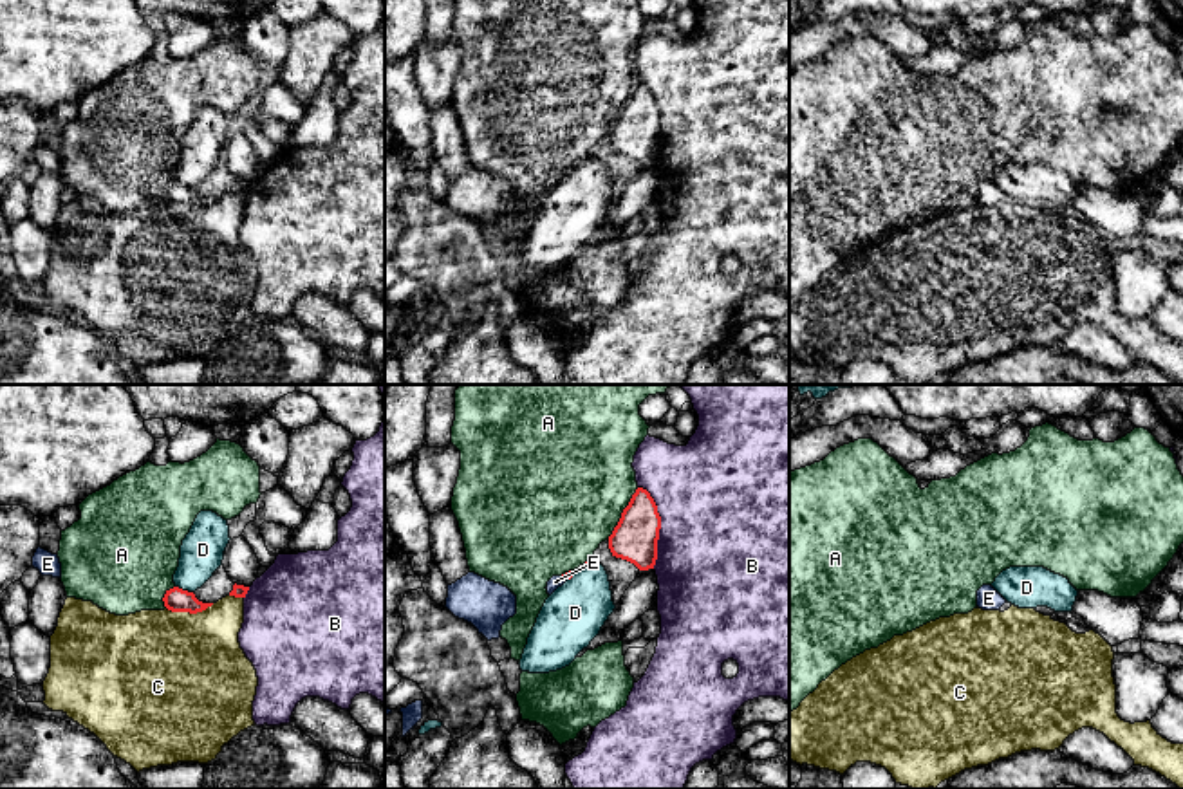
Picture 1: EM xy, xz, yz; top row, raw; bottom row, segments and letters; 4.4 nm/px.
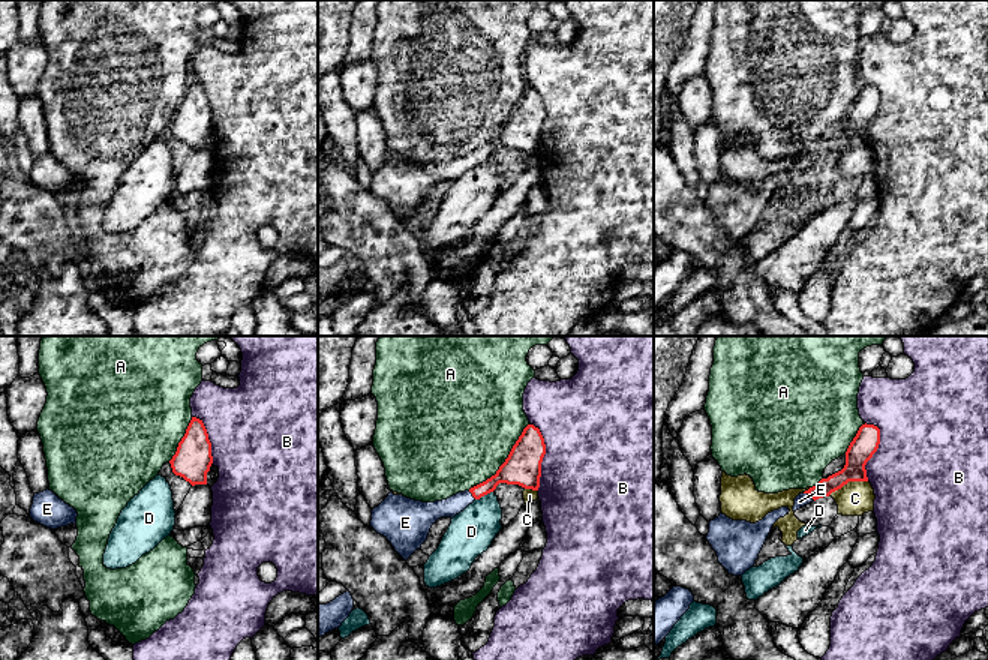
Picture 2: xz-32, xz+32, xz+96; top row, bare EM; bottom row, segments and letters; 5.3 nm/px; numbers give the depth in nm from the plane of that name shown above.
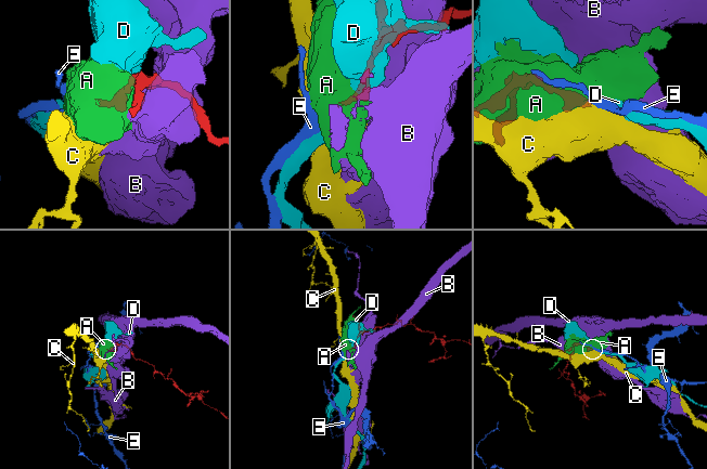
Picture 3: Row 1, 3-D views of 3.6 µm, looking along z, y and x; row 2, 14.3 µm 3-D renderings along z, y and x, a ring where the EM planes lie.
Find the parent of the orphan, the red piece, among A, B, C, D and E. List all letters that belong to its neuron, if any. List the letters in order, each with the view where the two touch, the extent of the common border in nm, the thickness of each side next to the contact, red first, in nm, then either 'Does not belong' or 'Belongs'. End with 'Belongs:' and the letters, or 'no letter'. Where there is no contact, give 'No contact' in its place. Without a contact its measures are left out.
A: Touches red in xz. Shared border 280 nm. Thickness 200 nm (red) against 500 nm. Does not belong
B: Touches red in xz. Shared border 380 nm. Thickness 200 nm (red) against 500 nm. Does not belong
C: Touches red in xy. Shared border 220 nm. Thickness 110 nm (red) against 500 nm. Does not belong
D: Touches red in xy. Shared border 90 nm. Thickness 110 nm (red) against 190 nm. Does not belong
E: Touches red in xz. Shared border 40 nm. Thickness 40 nm (red) against 60 nm. Belongs
Belongs: E

